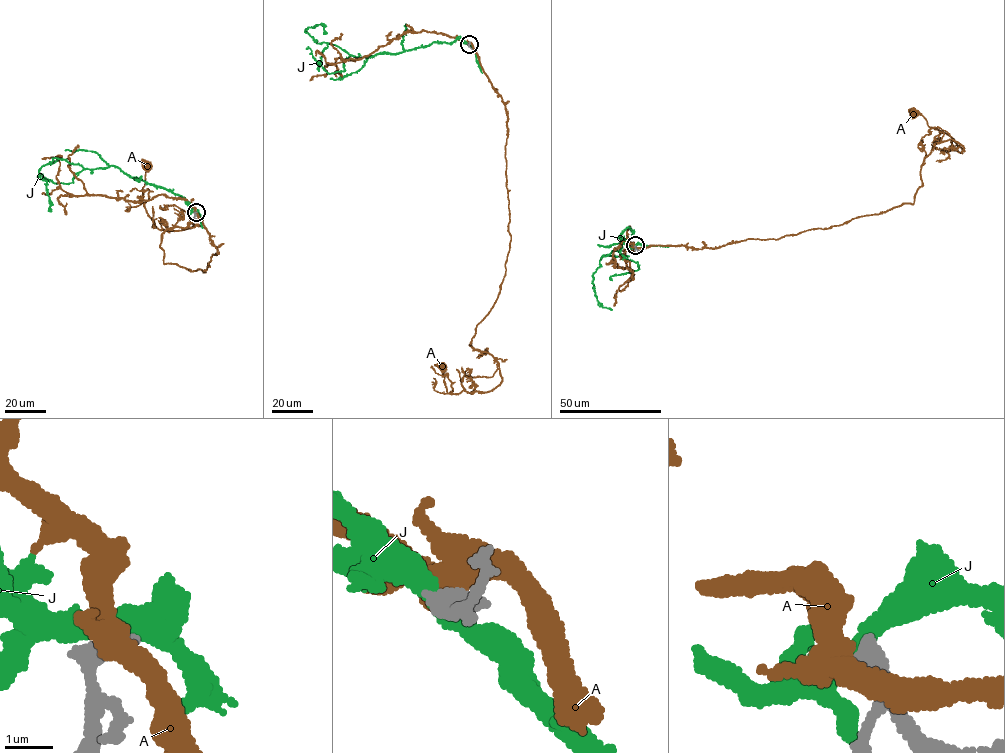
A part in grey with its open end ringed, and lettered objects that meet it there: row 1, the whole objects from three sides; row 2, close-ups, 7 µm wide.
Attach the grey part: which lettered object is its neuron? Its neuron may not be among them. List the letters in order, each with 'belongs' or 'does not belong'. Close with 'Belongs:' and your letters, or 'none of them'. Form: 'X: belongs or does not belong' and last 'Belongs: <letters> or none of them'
A: does not belong
J: does not belong
Belongs: none of them

